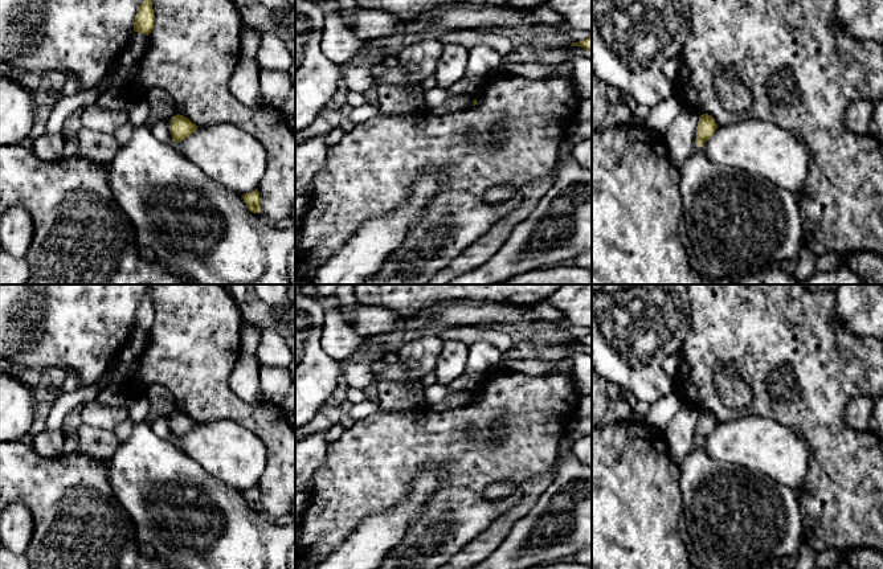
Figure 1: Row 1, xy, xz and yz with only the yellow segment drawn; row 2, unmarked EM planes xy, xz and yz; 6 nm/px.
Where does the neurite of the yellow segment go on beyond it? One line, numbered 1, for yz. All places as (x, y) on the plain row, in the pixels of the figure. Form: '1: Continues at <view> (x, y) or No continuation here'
1: No continuation here

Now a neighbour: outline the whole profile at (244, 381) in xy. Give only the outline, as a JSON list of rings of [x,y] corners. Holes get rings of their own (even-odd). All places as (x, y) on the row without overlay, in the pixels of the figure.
[[[241,353],[233,367],[229,377],[229,388],[240,400],[248,404],[259,404],[263,400],[263,392],[259,385],[261,364],[256,355]]]

